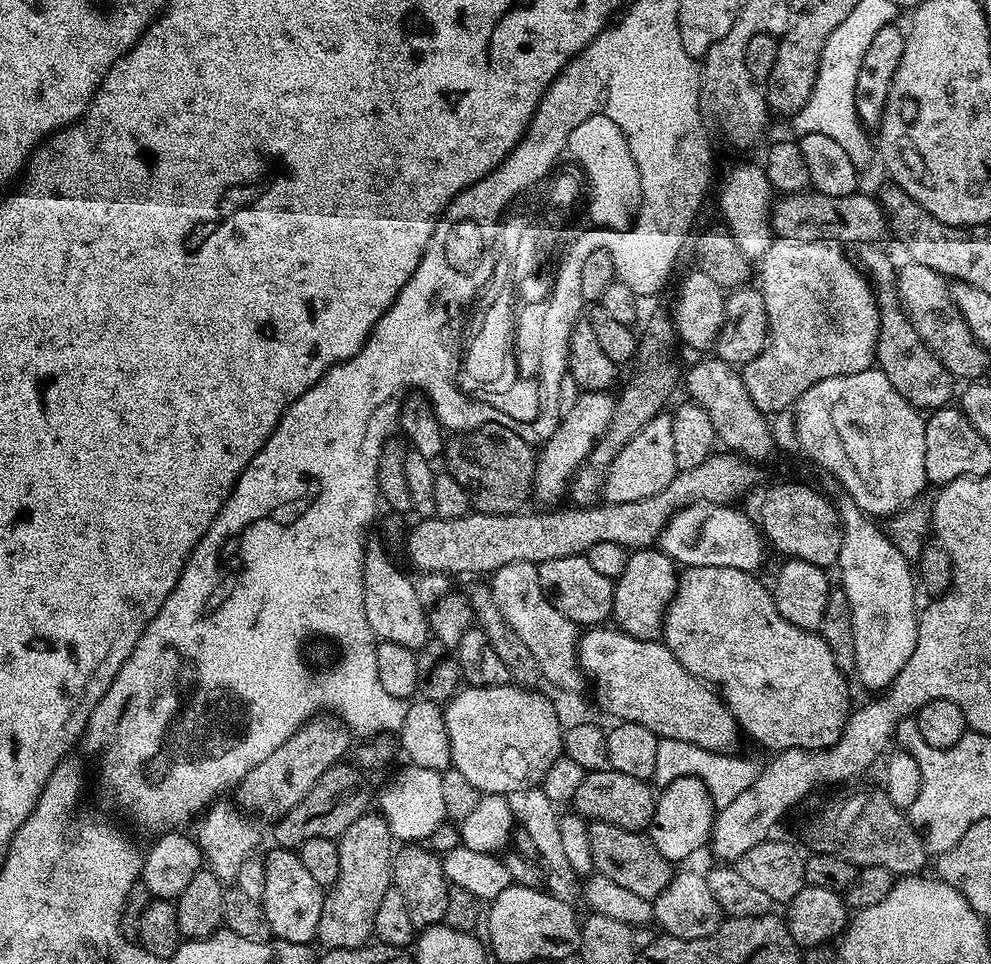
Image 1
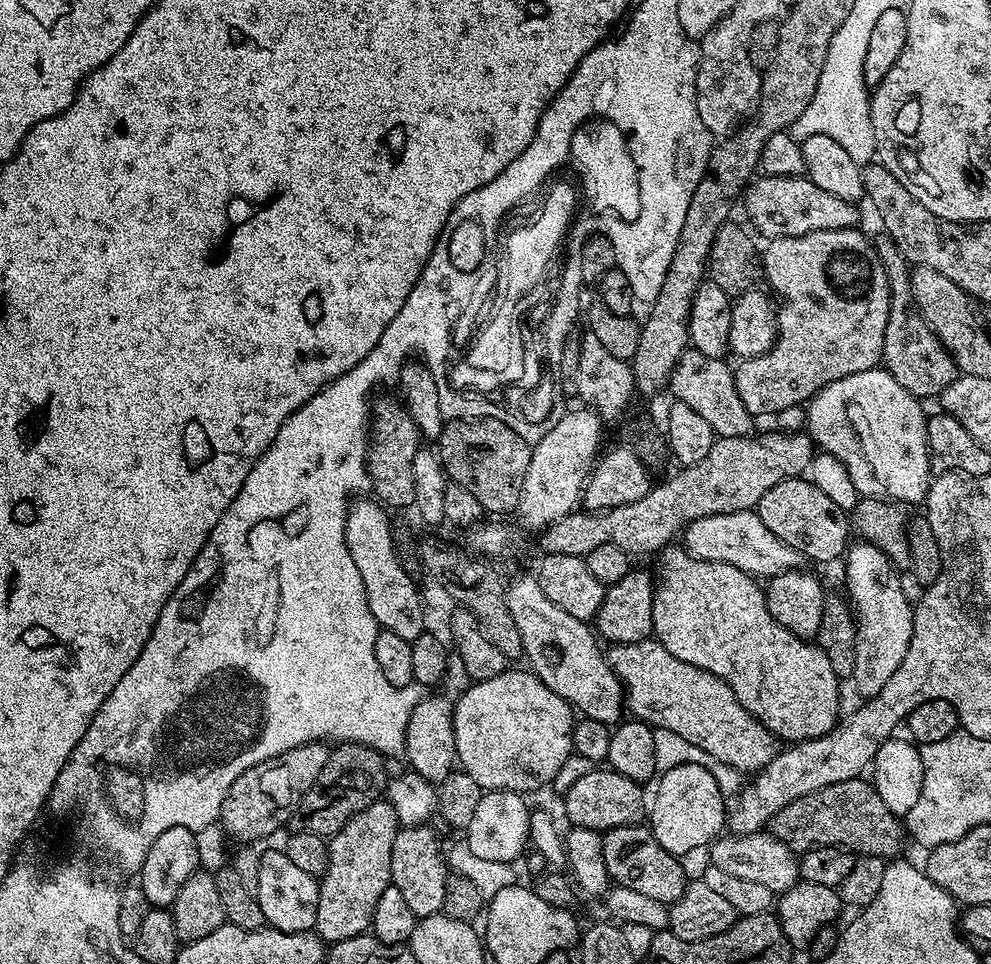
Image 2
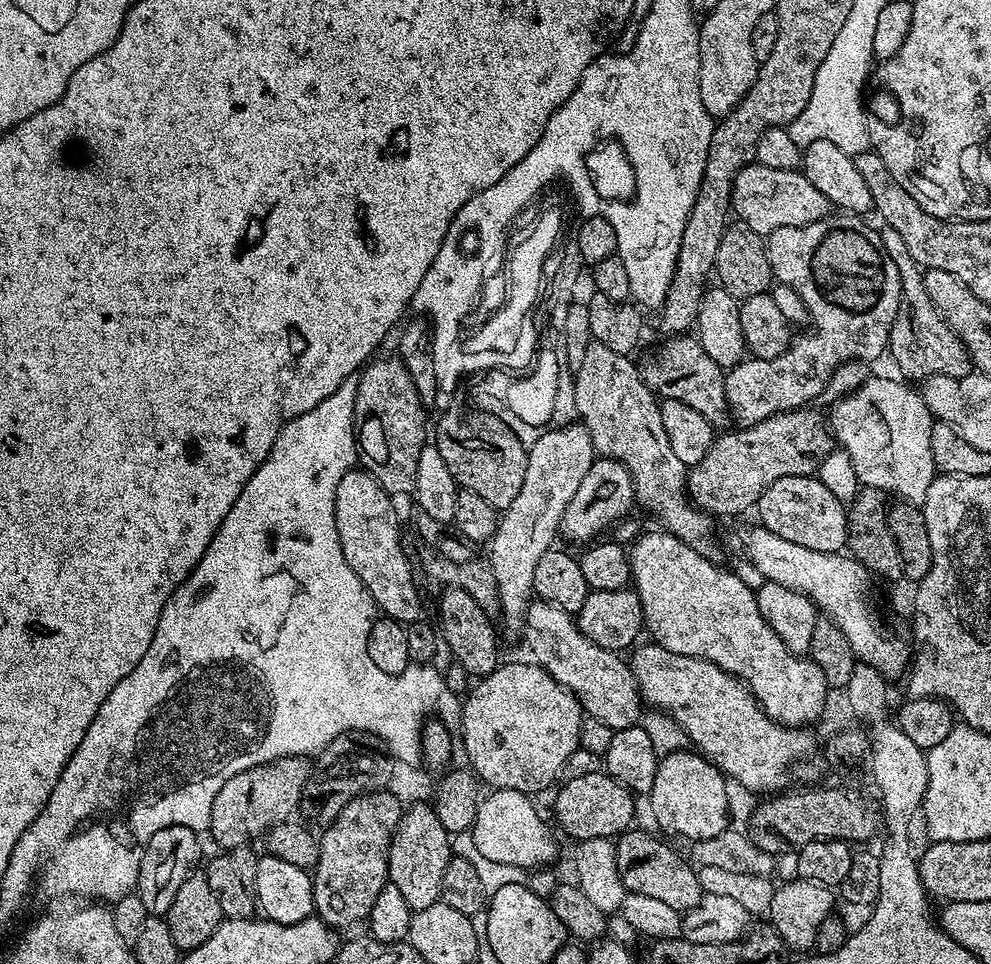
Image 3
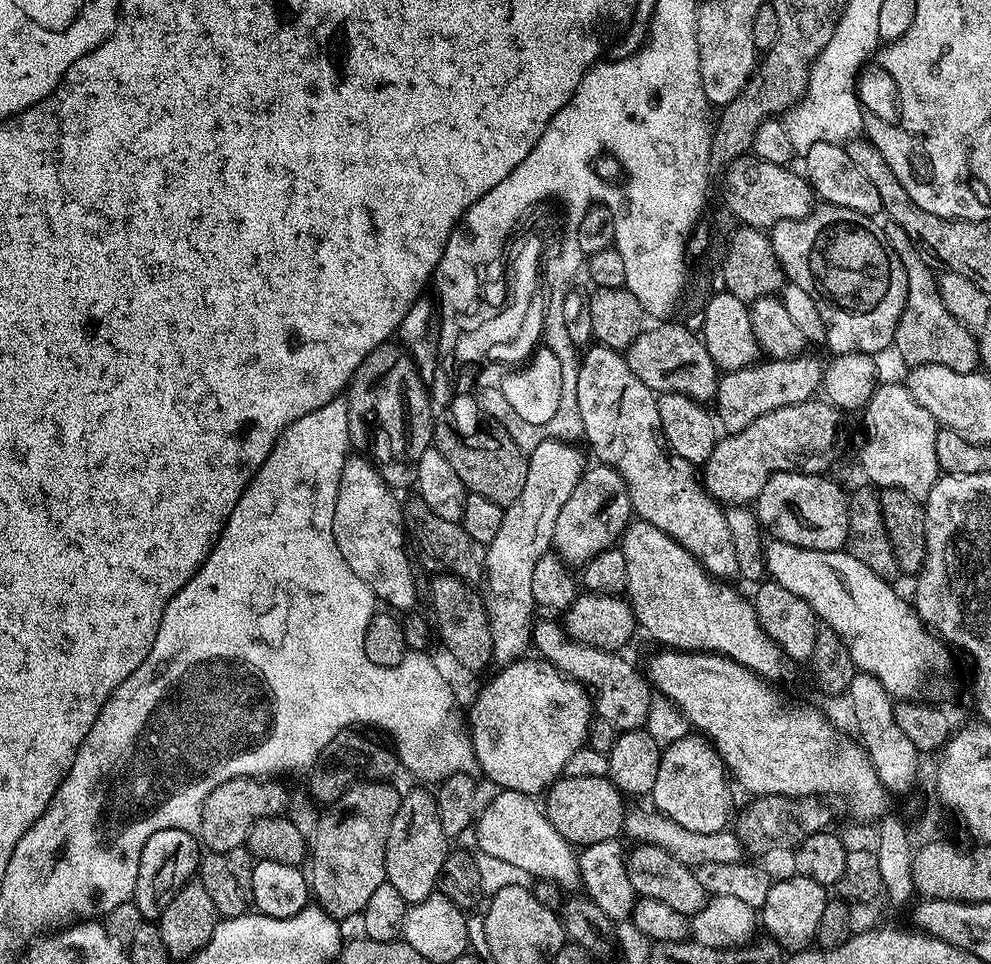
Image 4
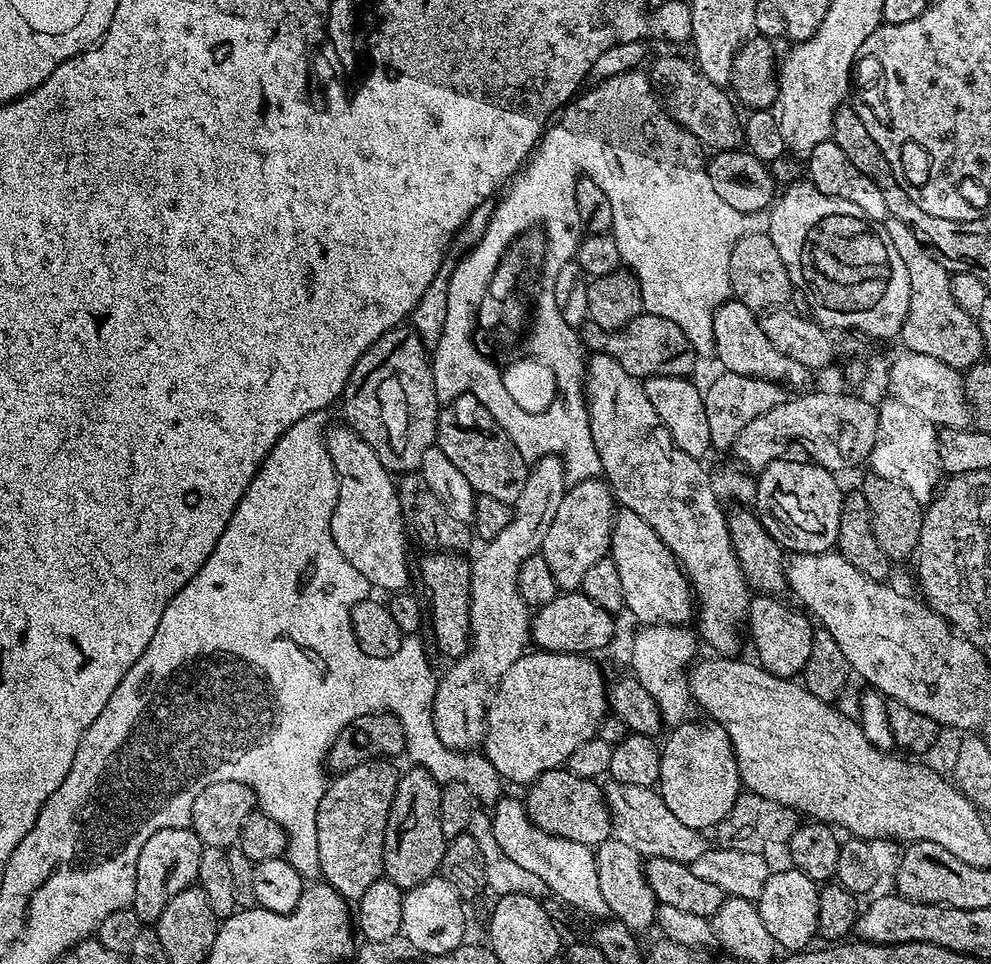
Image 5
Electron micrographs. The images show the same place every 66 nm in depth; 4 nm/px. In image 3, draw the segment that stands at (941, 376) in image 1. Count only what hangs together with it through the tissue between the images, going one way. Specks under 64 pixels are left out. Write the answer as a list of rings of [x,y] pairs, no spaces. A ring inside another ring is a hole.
[[[884,224],[879,233],[886,246],[886,254],[894,258],[894,266],[898,266],[900,275],[900,305],[888,339],[888,352],[900,367],[899,375],[909,376],[904,378],[917,382],[923,382],[929,376],[962,378],[973,375],[972,359],[966,346],[960,341],[958,334],[954,334],[951,326],[944,321],[934,302],[930,302],[930,294],[926,294],[924,272],[920,264],[914,262],[914,258],[910,258],[910,250],[906,250],[902,237],[894,231],[894,226]]]

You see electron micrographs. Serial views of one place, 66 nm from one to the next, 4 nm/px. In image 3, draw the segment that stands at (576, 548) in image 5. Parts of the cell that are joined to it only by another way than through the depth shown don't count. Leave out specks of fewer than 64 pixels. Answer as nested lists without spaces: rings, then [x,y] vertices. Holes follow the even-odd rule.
[[[607,458],[593,459],[590,470],[586,470],[586,478],[582,478],[574,498],[570,498],[570,506],[566,506],[566,514],[562,514],[560,532],[563,539],[565,536],[568,540],[577,540],[578,543],[587,545],[603,537],[605,535],[603,532],[608,527],[609,531],[631,513],[628,511],[634,508],[635,498],[636,491],[632,485],[632,476],[624,464],[619,460]]]

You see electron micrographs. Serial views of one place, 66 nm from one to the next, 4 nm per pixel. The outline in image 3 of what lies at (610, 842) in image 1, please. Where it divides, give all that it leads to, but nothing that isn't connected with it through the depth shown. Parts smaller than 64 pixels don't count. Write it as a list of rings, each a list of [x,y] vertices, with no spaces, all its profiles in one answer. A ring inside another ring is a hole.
[[[629,830],[615,841],[618,874],[624,883],[625,893],[647,894],[649,898],[661,900],[682,914],[698,906],[706,894],[700,885],[697,869],[687,859],[684,861],[666,841],[648,832],[636,831]]]

